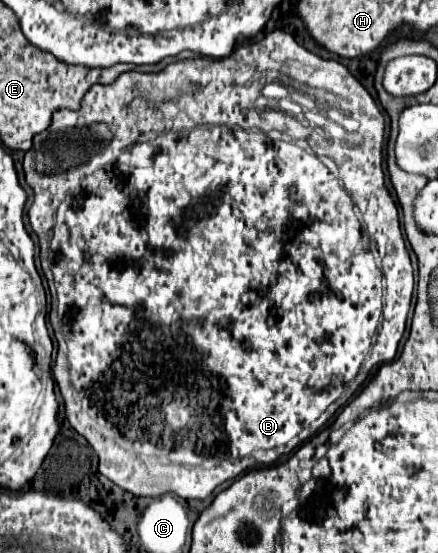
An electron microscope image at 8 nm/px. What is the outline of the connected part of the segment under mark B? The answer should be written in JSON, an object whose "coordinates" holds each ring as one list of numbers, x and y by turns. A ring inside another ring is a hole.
{"coordinates":[[285,31,270,32,263,39,259,39,259,41,245,41,241,45,237,45,233,49,233,53,229,57,225,57,225,59,213,59,213,57,185,59,169,64,157,75,145,75,145,73,137,73,137,71,127,71,127,73,119,75,109,85,93,85,85,93,85,97,81,99,81,109,77,109,77,111,57,109,57,113,53,115,51,125,45,131,41,131,41,133,37,133,33,137,33,147,25,153,25,161,23,161,25,181,27,181,27,185,35,193,33,205,29,207,27,215,29,215,31,229,37,235,41,235,39,237,39,245,41,245,40,259,42,264,49,260,49,247,45,245,45,241,47,241,47,237,53,235,51,237,51,271,43,271,43,273,49,283,51,294,56,292,56,288,53,288,53,277,55,277,55,287,57,287,57,297,59,297,59,319,61,319,63,331,65,331,65,340,62,340,61,333,58,336,60,350,52,368,53,377,55,377,55,381,57,381,57,385,61,389,63,401,65,401,65,417,71,423,71,427,79,435,83,435,89,441,89,445,95,449,95,453,99,457,99,473,101,475,105,475,109,481,113,481,123,491,127,491,127,493,131,493,135,497,141,497,141,495,143,497,159,497,159,495,165,495,165,493,175,493,175,495,179,495,183,499,207,499,215,491,215,487,219,487,221,483,225,483,229,479,237,479,241,473,251,471,255,467,269,467,269,465,276,463,282,455,289,455,291,451,295,451,303,441,307,441,311,435,315,435,327,423,327,419,343,403,347,403,349,397,353,397,356,394,376,367,394,360,399,347,399,341,401,341,403,331,405,331,405,323,407,323,407,315,409,315,409,303,411,303,411,293,414,291,415,279,411,257,409,257,409,251,405,247,405,239,403,239,401,225,399,225,399,211,397,211,395,199,391,197,391,193,389,193,389,189,385,185,385,175,383,175,383,141,385,141,385,117,383,117,381,109,377,107,377,103,373,101,373,97,369,95,369,91,347,71,345,65,341,65,335,59,321,59,321,57,309,53,307,49,297,45,297,41,293,39,293,36,285,33],[270,131,279,132,281,139,271,141,271,138,268,136],[41,225,47,225,47,231,51,229,51,235,43,235,41,233],[65,341,67,341,67,347,69,347,67,357,64,357,63,351]]}

